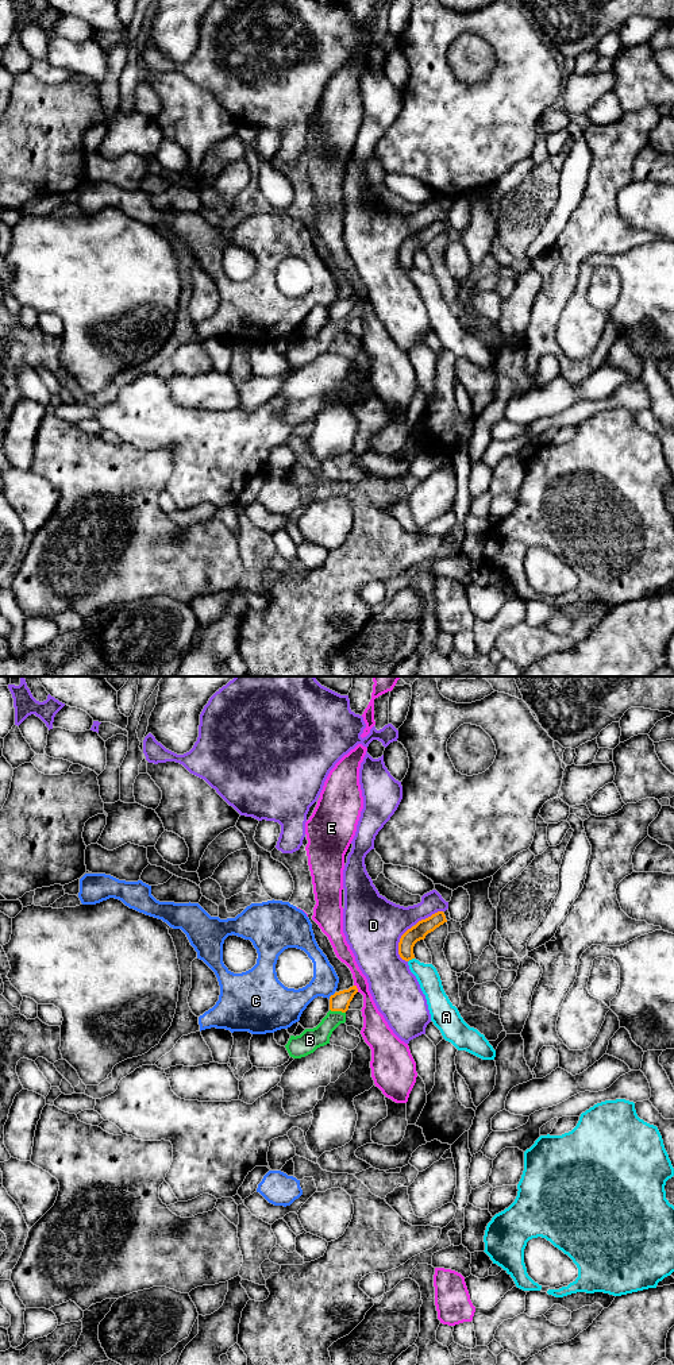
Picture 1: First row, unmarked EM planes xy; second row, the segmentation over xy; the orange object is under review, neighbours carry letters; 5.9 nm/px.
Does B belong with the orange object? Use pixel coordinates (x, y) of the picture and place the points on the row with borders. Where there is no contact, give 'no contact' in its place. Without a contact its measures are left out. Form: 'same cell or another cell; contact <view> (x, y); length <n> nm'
same cell; contact xy (338, 1010); length 100 nm

